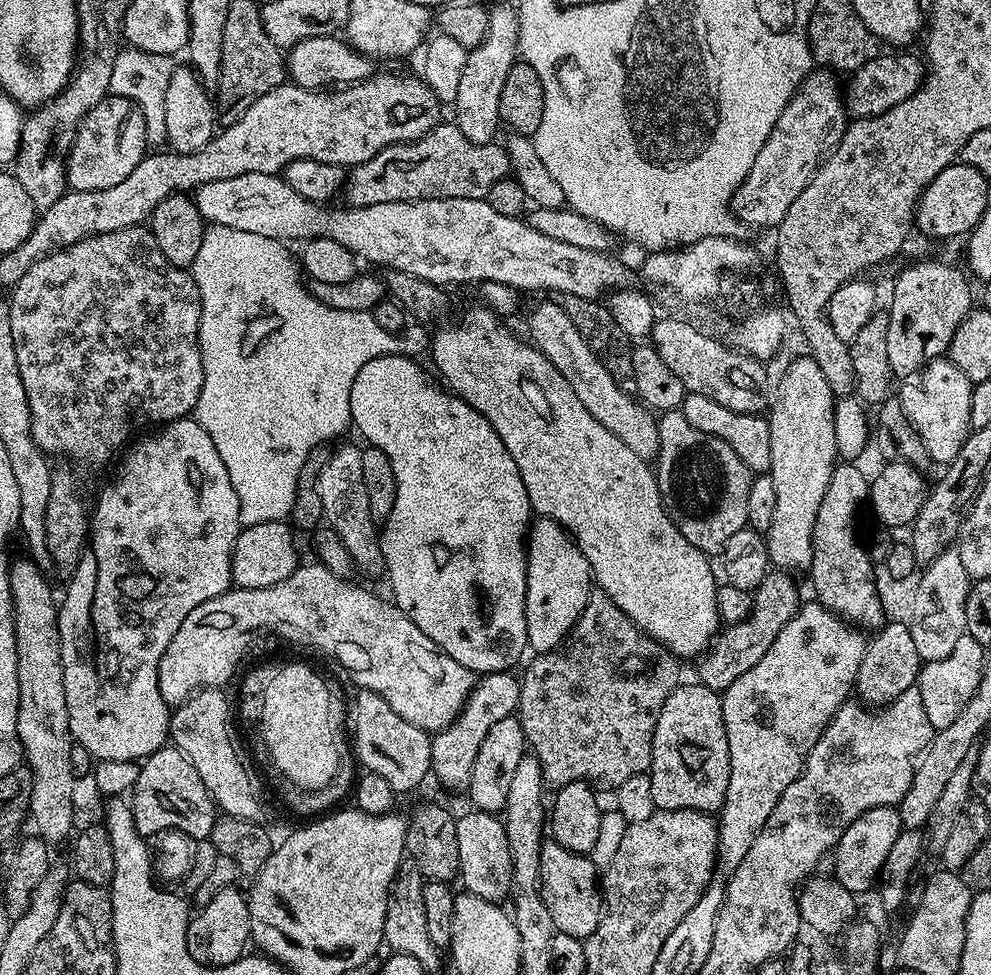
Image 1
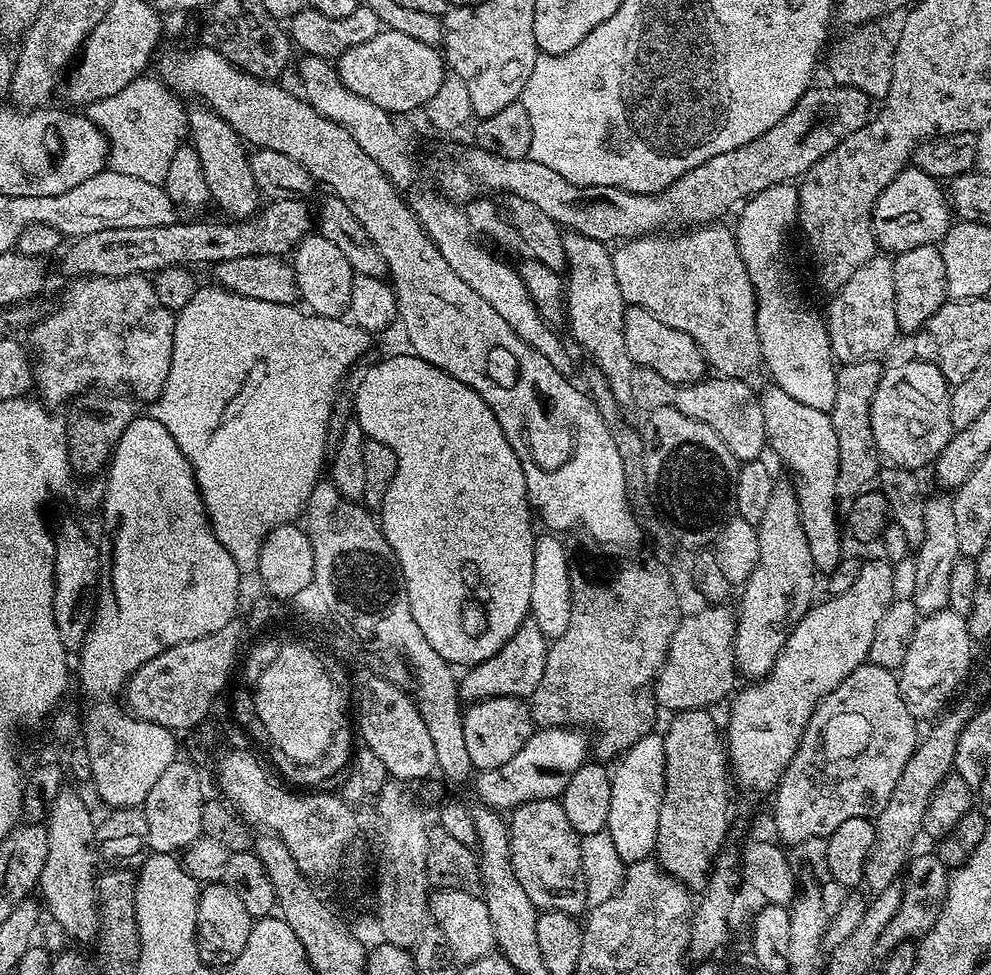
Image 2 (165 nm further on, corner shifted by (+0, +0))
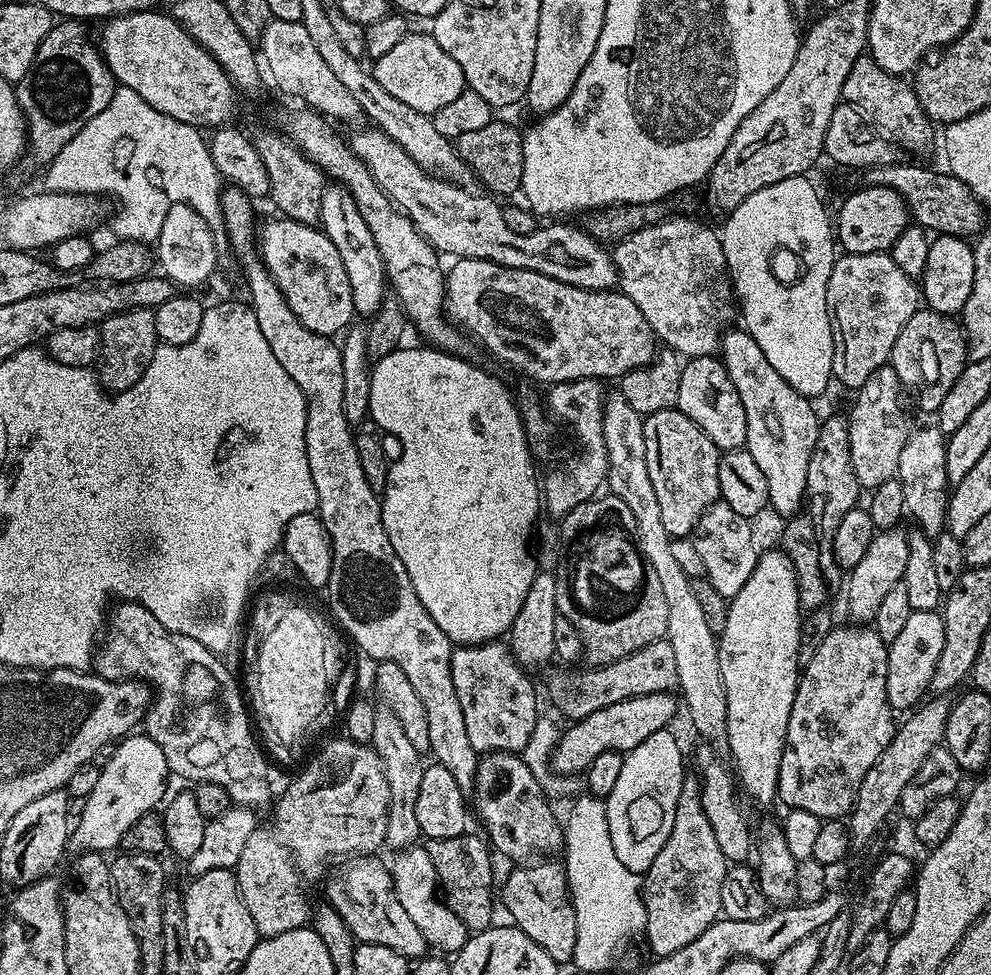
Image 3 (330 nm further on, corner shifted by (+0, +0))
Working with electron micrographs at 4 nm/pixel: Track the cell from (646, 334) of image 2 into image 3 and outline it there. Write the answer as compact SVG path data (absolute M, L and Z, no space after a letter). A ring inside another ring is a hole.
M457 259L456 264L446 272L444 281L444 306L446 316L456 328L463 330L473 341L480 340L480 344L492 356L497 356L500 360L505 360L508 364L513 364L524 376L529 376L532 380L537 380L543 386L551 386L558 382L570 382L571 380L581 380L590 378L601 382L615 381L617 378L625 376L630 370L641 368L656 359L658 351L658 341L655 332L653 332L650 322L646 322L646 317L625 292L619 290L605 290L595 292L589 288L579 288L570 286L566 282L558 282L558 278L550 278L546 274L538 274L534 270L518 270L510 266L498 266L489 260L466 260Z

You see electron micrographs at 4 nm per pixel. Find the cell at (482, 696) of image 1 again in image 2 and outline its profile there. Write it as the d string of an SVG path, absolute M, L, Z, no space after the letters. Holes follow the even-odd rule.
M526 622L511 636L494 654L494 658L486 658L486 662L471 665L465 676L459 677L460 699L464 702L489 700L495 696L515 696L517 698L530 698L534 690L538 690L538 682L542 682L542 674L546 670L548 645L550 641L538 630L538 626Z

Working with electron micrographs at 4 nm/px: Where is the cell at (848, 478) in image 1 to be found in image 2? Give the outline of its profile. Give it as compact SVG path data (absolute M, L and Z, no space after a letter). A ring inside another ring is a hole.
M768 386L765 392L759 393L759 397L762 418L766 418L766 434L771 451L776 451L796 475L796 501L802 518L802 530L806 530L806 542L810 545L812 560L821 573L829 574L839 566L842 559L842 516L841 513L840 516L836 513L838 434L834 432L831 415L790 398L786 390L775 386Z

